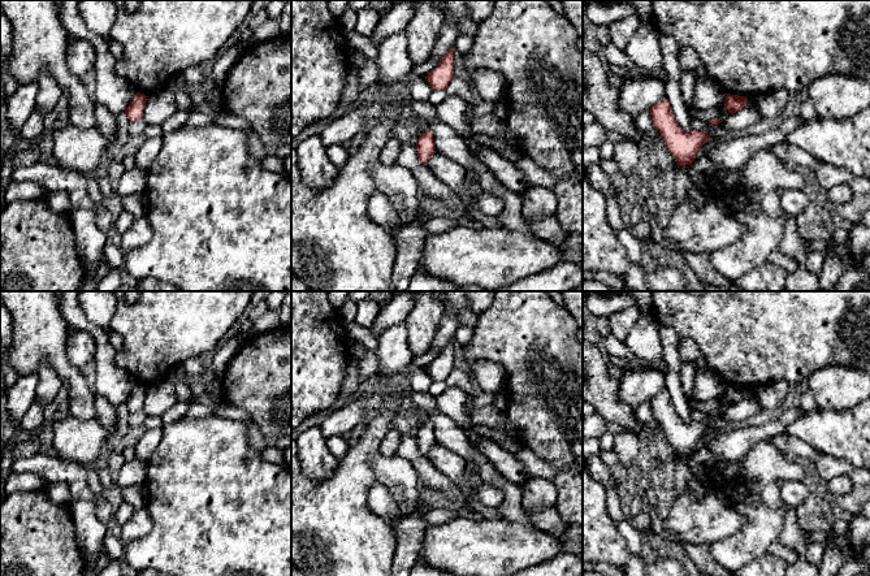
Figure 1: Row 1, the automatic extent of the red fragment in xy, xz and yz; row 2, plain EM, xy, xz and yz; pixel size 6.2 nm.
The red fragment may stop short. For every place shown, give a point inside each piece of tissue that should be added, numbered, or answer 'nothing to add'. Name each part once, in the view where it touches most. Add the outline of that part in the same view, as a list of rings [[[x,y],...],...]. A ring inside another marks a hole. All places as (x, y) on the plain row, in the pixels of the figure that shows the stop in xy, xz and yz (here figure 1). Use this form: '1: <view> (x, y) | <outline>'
nothing to add

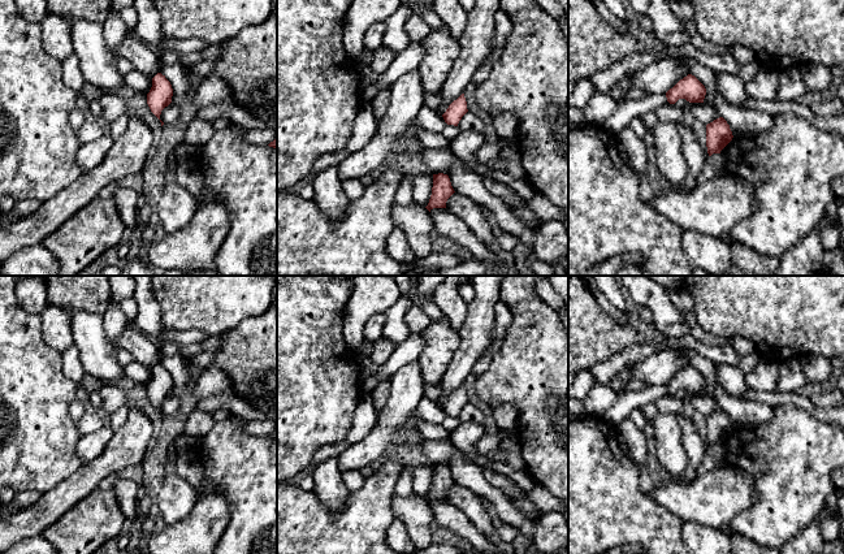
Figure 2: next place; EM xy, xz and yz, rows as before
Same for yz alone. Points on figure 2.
nothing to add

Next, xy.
nothing to add

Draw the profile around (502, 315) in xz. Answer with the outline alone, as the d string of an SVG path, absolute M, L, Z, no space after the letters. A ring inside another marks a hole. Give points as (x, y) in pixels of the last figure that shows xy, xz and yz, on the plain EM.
M498 300L494 306L494 324L492 330L492 345L505 339L507 328L512 321L512 315L507 304Z

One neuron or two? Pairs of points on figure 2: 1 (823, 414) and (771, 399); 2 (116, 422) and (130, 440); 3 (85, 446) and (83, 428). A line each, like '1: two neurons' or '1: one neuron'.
1: one neuron
2: two neurons
3: two neurons

